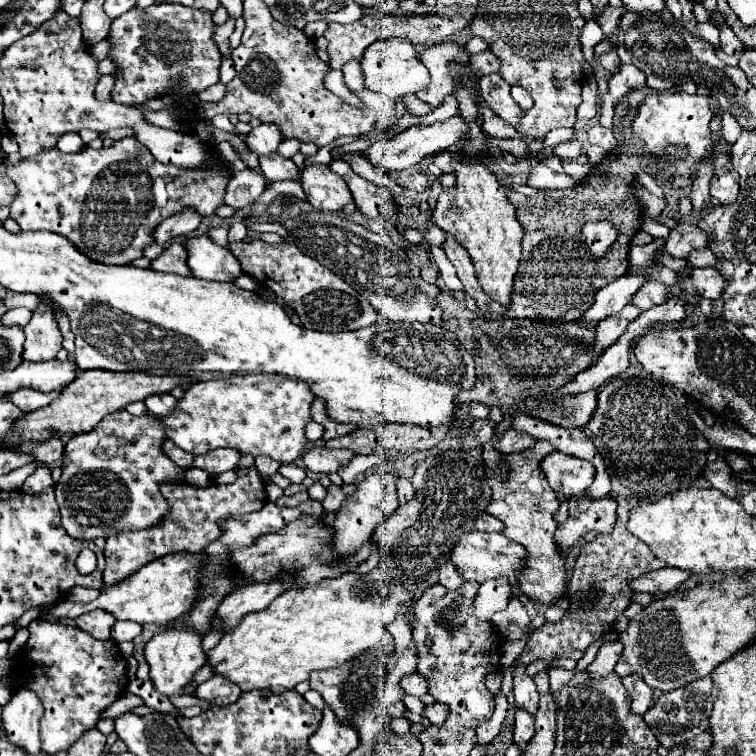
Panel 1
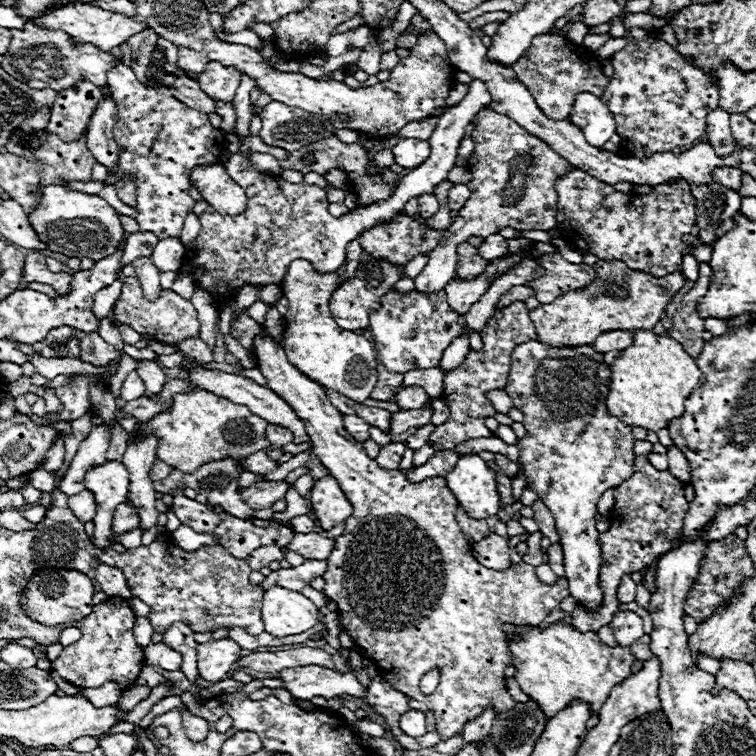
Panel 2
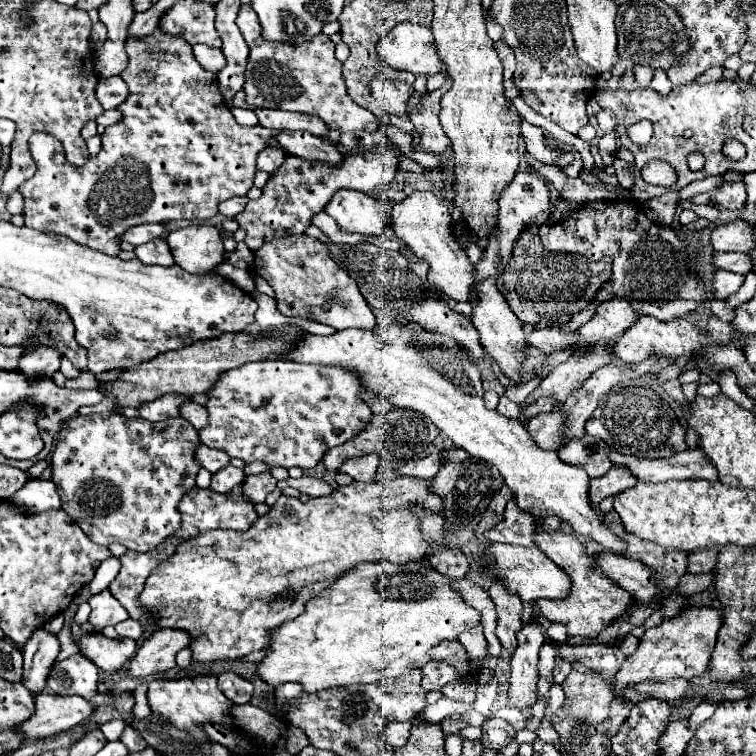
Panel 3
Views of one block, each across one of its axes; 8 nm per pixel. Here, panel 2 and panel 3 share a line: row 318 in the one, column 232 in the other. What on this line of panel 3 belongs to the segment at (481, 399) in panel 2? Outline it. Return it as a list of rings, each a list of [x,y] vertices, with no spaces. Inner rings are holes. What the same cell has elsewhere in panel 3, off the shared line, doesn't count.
[[[242,484],[236,486],[234,490],[230,490],[228,494],[216,494],[216,492],[212,492],[210,488],[208,488],[208,490],[192,488],[192,490],[190,490],[188,494],[184,494],[184,498],[180,500],[178,512],[182,515],[182,525],[174,535],[196,536],[199,532],[214,529],[244,532],[244,530],[248,530],[248,528],[254,524],[254,520],[258,518],[258,514],[254,516],[254,504],[242,494]]]

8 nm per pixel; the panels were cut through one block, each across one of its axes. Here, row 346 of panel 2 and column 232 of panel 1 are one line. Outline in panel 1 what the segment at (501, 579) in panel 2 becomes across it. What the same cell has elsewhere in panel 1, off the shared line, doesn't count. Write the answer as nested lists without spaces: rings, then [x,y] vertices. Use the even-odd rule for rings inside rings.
[[[208,234],[190,238],[184,242],[184,246],[188,250],[188,266],[196,278],[234,282],[244,274],[240,262],[232,256],[232,252],[214,244]]]

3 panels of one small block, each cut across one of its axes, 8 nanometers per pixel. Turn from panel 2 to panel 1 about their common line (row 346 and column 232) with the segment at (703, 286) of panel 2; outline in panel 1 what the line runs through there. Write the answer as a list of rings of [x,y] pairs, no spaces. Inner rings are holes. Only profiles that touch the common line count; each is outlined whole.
[[[218,674],[212,676],[210,680],[206,680],[204,684],[200,684],[194,692],[196,698],[200,700],[206,700],[210,702],[212,706],[226,706],[226,704],[232,704],[238,700],[240,696],[240,688],[232,682],[228,682],[226,678],[220,678]]]

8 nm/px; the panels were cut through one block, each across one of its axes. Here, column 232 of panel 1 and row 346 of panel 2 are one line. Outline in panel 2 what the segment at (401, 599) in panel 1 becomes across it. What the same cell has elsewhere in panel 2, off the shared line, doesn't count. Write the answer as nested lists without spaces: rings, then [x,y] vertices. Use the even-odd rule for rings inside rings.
[[[636,330],[632,346],[622,350],[622,354],[610,364],[610,370],[610,394],[606,400],[610,414],[622,418],[626,424],[654,432],[666,428],[670,418],[682,416],[684,400],[704,382],[694,358],[680,342],[674,342],[668,332],[658,336],[652,330]]]

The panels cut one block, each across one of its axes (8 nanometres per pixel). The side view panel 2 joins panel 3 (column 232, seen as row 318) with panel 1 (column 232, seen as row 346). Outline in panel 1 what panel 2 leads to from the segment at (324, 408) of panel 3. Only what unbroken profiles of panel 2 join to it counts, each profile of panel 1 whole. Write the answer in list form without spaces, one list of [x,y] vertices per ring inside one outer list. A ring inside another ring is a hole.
[[[276,374],[224,376],[192,384],[184,390],[176,410],[162,416],[164,434],[188,454],[204,454],[218,446],[232,446],[240,454],[268,454],[280,464],[294,462],[310,448],[304,426],[312,422],[312,394],[304,382]]]

